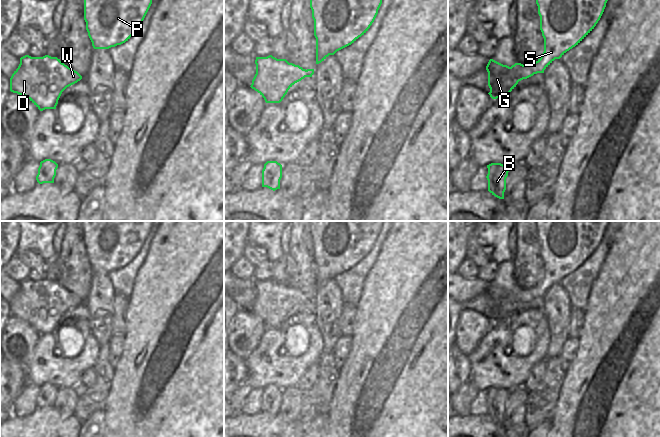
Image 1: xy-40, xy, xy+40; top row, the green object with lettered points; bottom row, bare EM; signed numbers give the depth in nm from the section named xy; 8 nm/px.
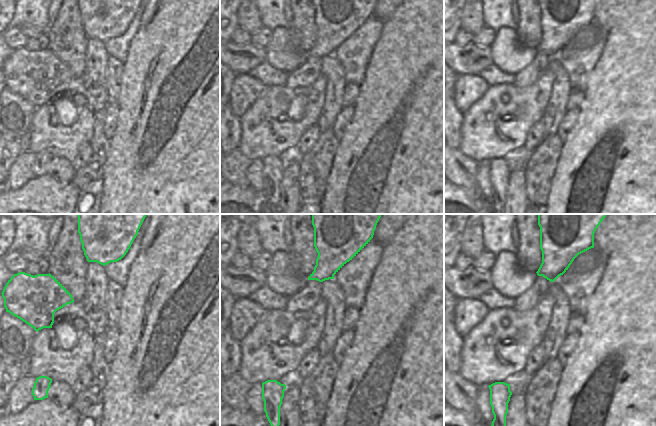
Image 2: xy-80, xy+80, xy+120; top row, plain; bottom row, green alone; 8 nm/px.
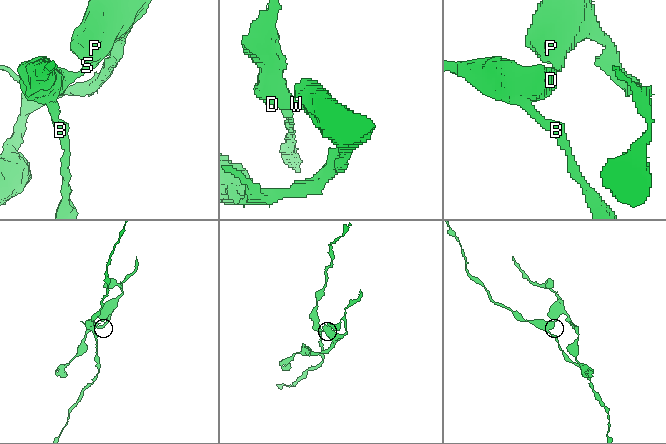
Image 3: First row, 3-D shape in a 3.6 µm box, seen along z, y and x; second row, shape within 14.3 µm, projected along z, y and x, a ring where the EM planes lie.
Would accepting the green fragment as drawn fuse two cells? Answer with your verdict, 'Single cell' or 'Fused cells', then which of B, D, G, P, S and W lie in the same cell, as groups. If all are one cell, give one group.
Fused cells. Groups: B D G W / P S

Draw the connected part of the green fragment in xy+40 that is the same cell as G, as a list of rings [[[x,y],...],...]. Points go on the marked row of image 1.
[[[490,59],[486,70],[488,72],[488,93],[492,99],[508,95],[519,81],[534,75],[530,65],[515,63],[511,67]]]

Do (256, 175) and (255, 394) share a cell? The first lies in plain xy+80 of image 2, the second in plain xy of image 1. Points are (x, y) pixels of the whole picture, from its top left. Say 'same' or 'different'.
same

